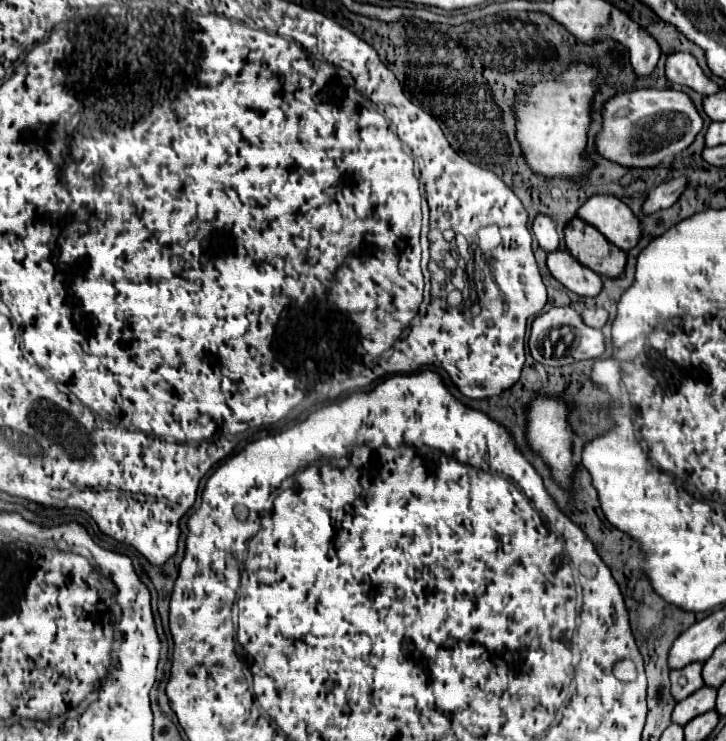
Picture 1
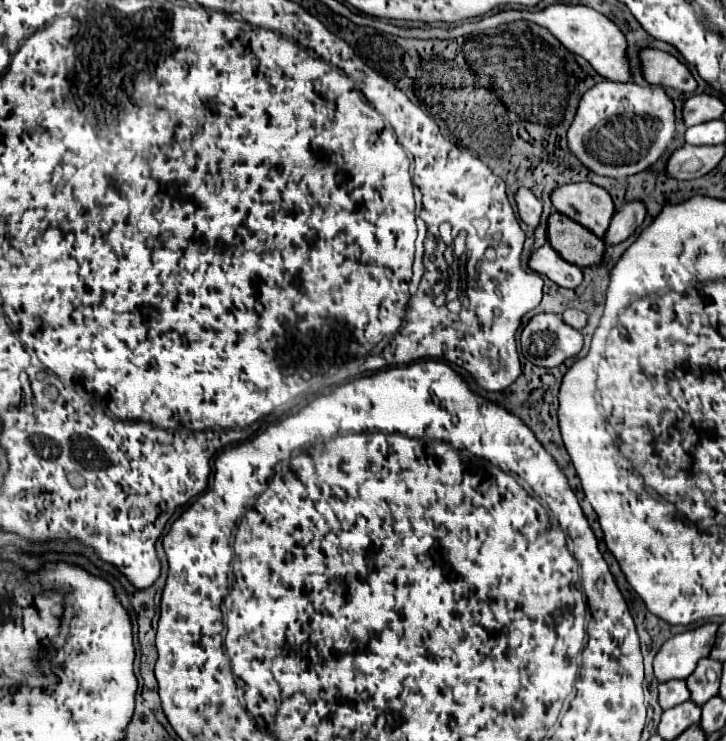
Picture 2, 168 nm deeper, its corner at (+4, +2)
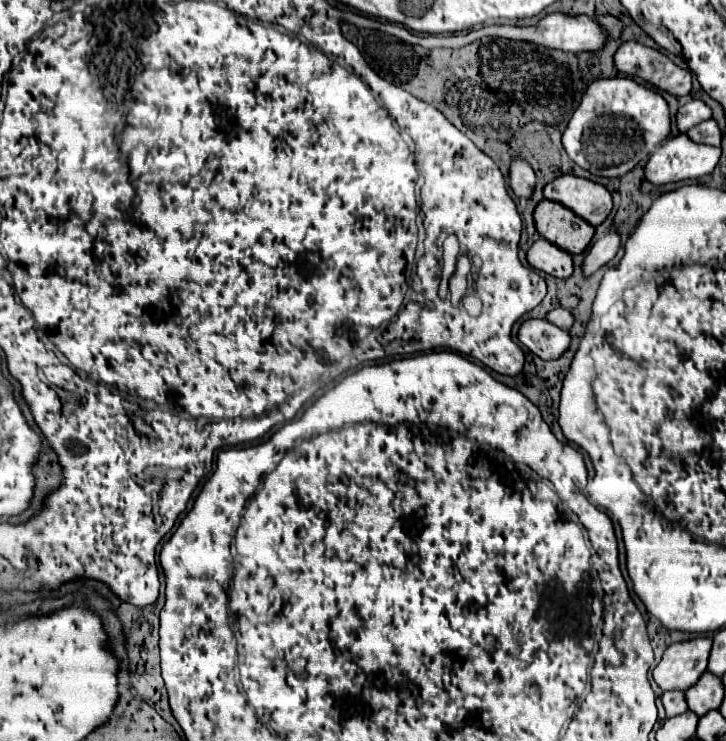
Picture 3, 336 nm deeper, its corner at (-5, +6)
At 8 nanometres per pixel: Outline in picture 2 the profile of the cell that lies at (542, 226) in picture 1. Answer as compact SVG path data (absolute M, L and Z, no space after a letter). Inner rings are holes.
M520 188L518 194L516 194L516 202L518 202L518 214L520 214L520 220L536 230L540 226L540 216L542 216L542 202L526 188Z

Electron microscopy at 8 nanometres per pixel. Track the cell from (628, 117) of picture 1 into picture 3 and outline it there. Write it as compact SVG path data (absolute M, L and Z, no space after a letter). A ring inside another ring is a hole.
M625 76L601 78L585 90L577 112L563 132L563 148L575 164L591 174L621 178L639 162L645 162L651 156L651 148L661 144L669 132L669 106L659 92Z

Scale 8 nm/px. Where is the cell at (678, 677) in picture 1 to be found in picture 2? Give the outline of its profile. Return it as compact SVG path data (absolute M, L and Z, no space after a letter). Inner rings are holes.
M668 680L668 682L662 682L660 684L660 706L664 710L672 708L672 706L678 706L682 702L688 700L688 686L686 686L686 680Z

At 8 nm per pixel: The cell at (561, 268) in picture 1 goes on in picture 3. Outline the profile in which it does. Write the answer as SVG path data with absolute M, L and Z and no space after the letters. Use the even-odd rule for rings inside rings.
M539 238L531 244L531 248L527 250L527 262L551 276L557 278L567 278L573 272L573 258L571 254L563 252L561 248L553 246L551 242L547 242L545 238Z

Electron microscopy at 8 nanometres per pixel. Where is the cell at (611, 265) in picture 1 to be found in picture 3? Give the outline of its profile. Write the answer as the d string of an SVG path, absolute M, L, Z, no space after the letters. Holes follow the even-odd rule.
M547 198L537 204L533 220L537 232L545 240L569 254L581 254L595 234L595 228L589 222L573 214L569 208L557 202L549 202Z

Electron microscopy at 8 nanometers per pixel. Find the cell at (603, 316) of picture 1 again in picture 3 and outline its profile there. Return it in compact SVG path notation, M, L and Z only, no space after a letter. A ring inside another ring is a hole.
M555 308L555 310L551 310L551 312L545 316L545 320L549 320L551 324L555 324L557 328L569 330L571 324L573 324L573 314L571 314L569 310L565 310L565 308Z

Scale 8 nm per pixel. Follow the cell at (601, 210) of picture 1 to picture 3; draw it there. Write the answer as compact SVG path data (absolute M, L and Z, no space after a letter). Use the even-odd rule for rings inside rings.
M563 174L545 184L543 196L567 206L591 226L599 226L613 208L611 194L605 186L573 174Z

